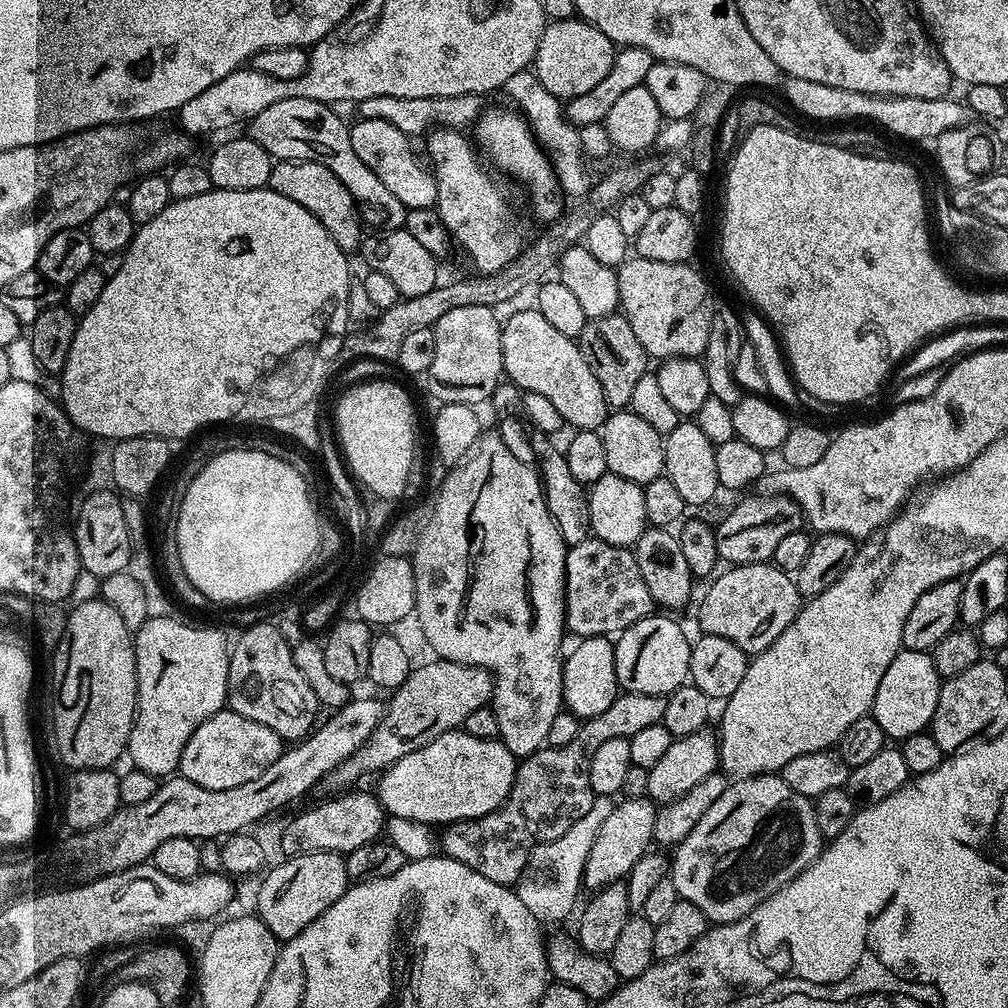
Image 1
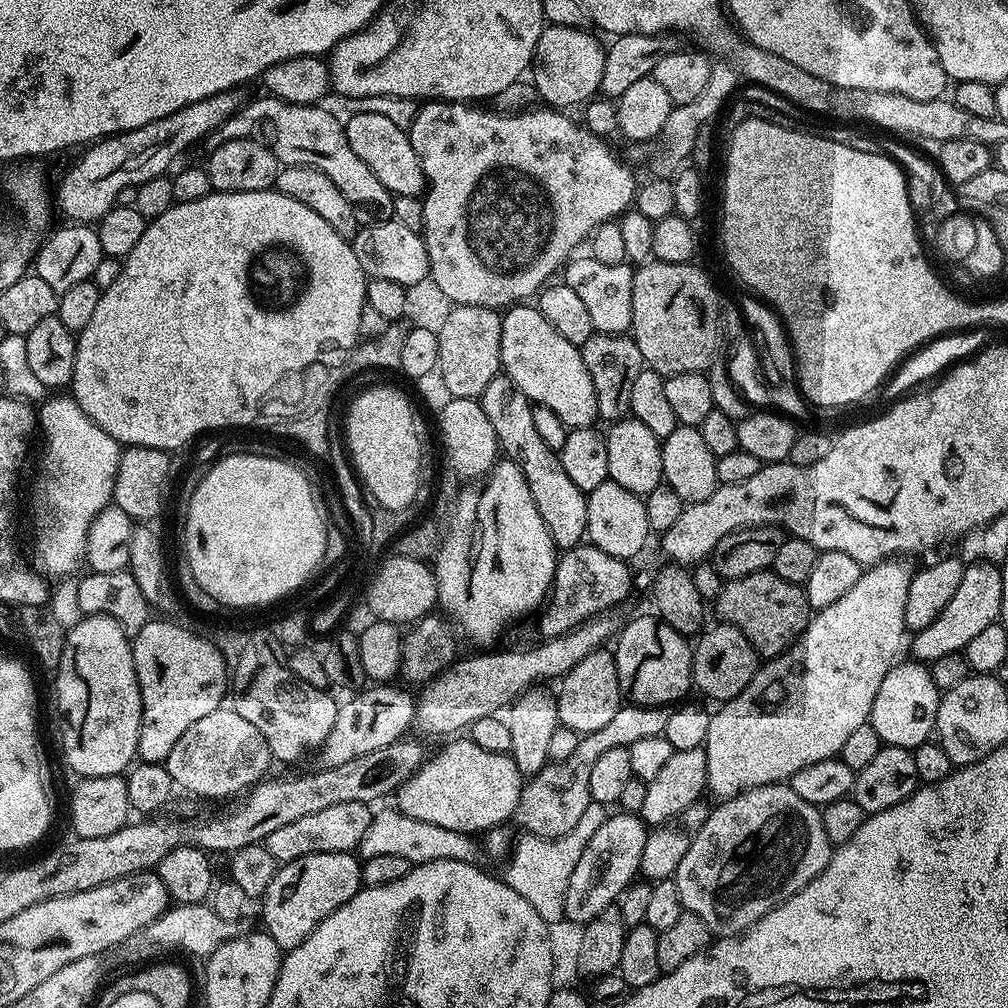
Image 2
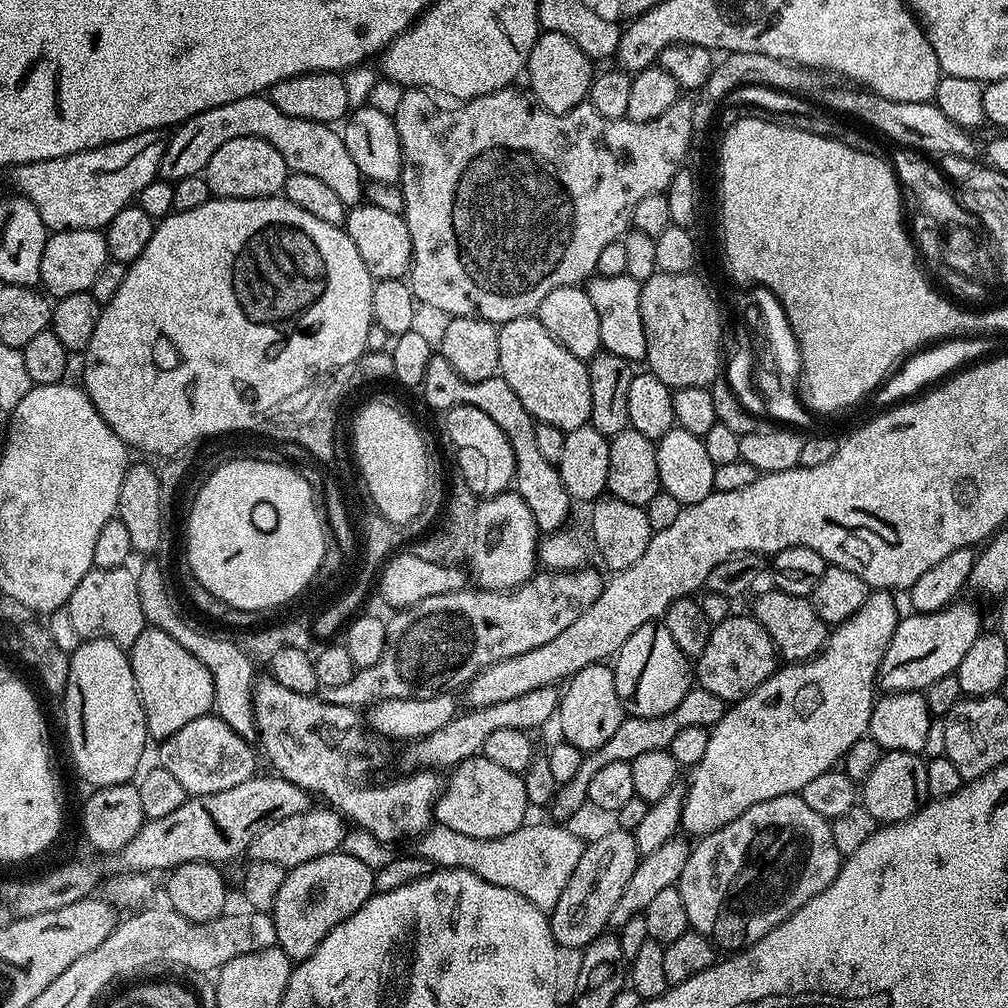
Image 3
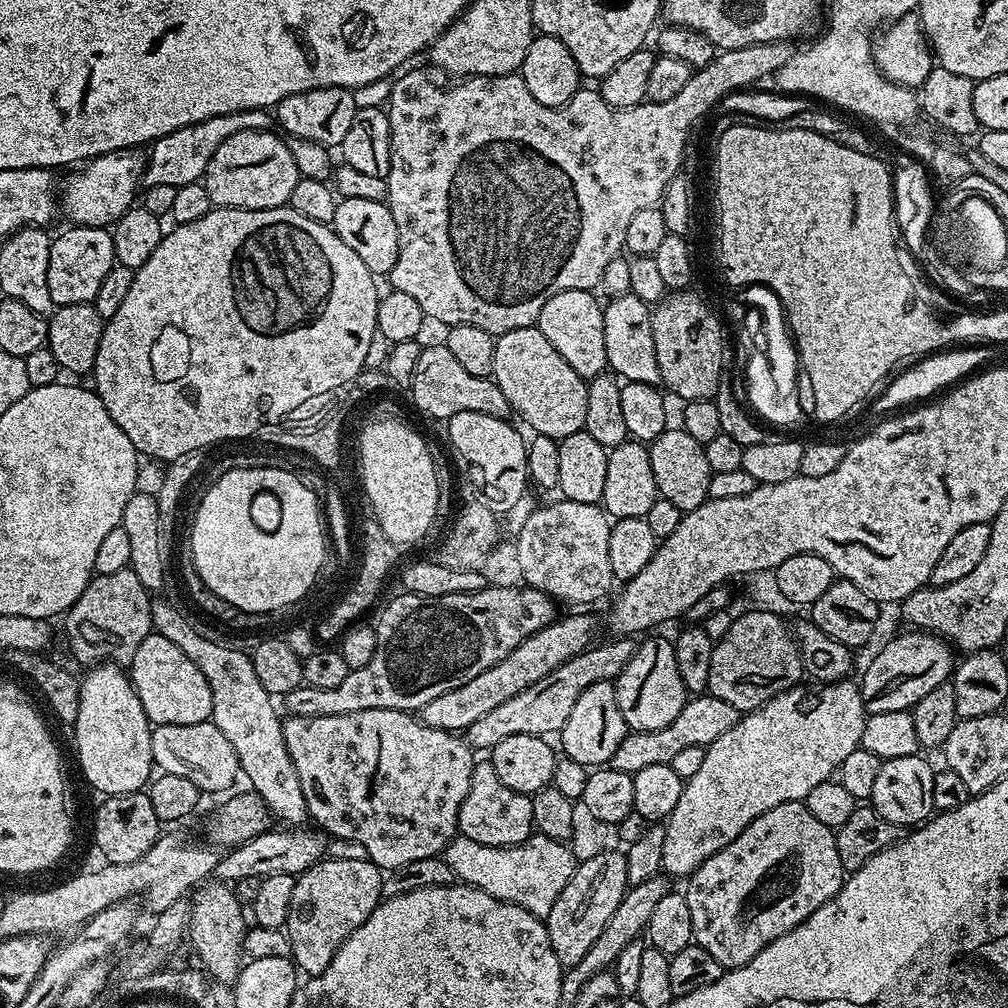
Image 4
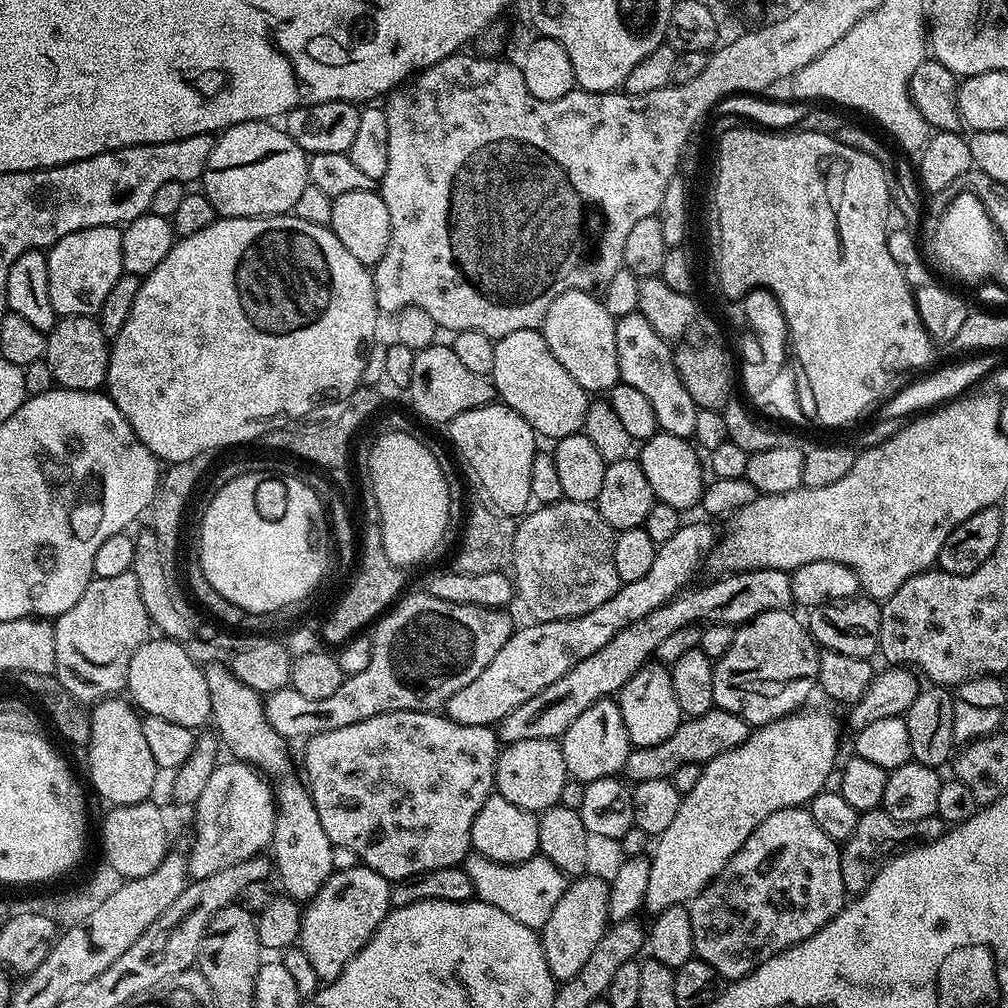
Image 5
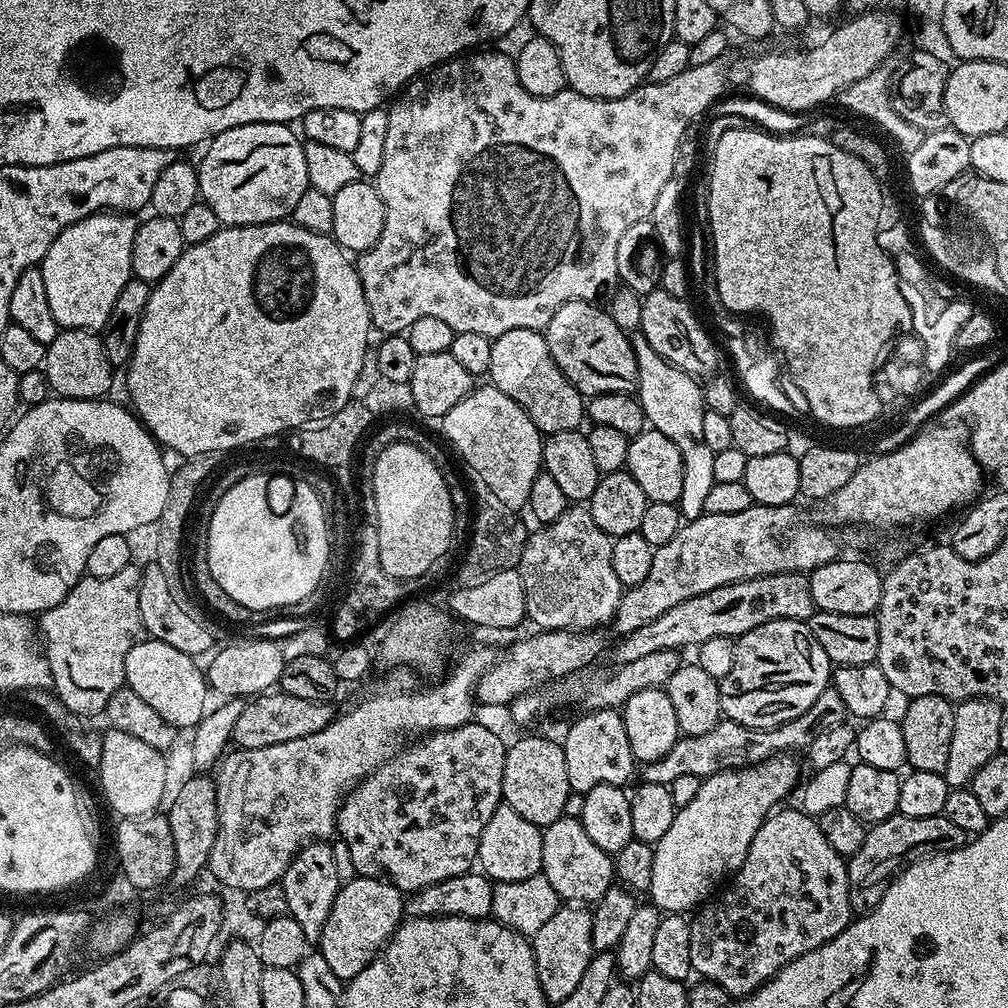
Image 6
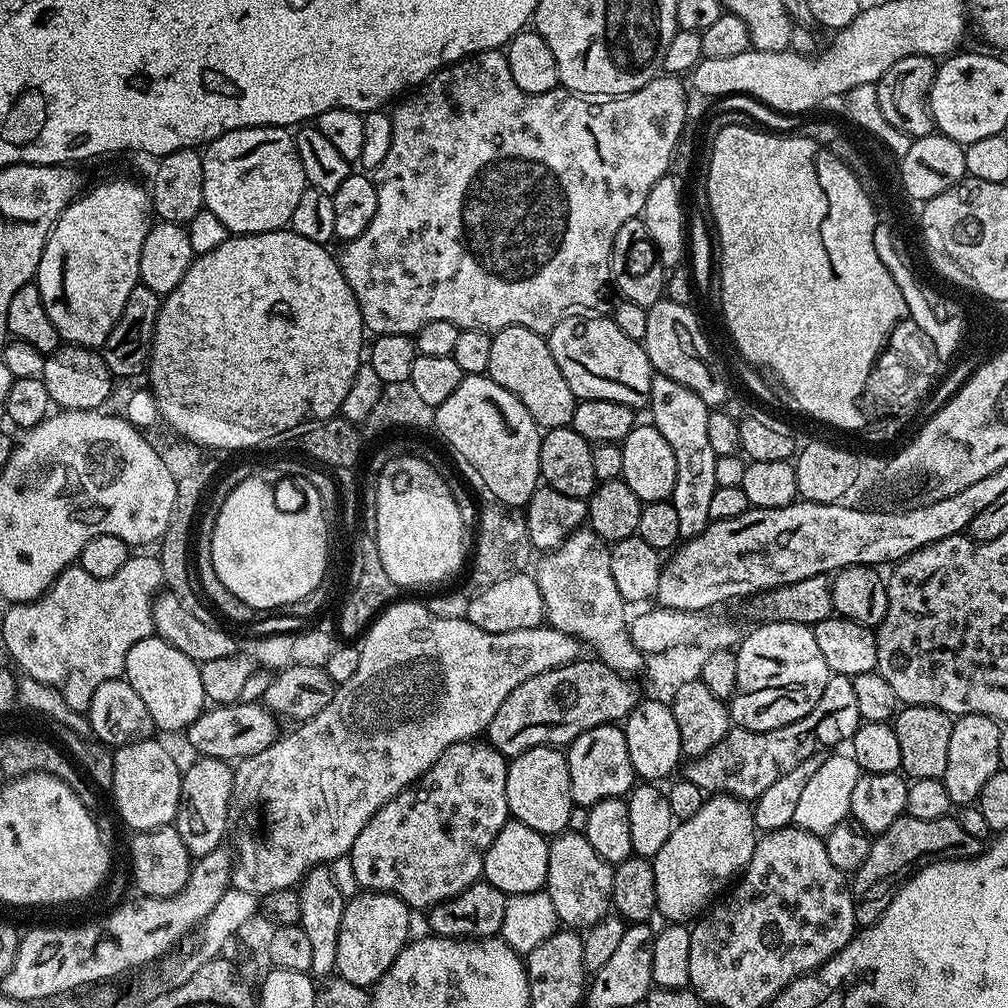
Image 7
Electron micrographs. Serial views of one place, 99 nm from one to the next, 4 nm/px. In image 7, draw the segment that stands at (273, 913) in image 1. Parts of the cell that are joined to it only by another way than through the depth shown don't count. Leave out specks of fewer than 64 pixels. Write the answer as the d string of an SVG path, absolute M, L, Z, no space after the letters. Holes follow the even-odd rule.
M360 890L344 905L342 926L338 930L338 958L336 959L336 972L339 979L354 982L354 986L371 989L392 968L394 958L408 943L410 933L408 927L412 924L413 913L408 905L402 902L392 892L369 892Z

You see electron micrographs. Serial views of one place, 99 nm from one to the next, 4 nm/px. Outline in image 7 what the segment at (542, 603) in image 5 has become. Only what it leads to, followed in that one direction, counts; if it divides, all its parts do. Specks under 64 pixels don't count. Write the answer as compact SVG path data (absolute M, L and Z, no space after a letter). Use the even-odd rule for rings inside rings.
M579 528L564 540L562 546L543 553L537 559L532 575L542 593L547 627L562 630L562 634L570 634L587 647L589 644L600 662L618 674L632 678L635 672L645 671L645 653L638 651L632 641L630 608L615 585L610 552L609 543L595 531Z

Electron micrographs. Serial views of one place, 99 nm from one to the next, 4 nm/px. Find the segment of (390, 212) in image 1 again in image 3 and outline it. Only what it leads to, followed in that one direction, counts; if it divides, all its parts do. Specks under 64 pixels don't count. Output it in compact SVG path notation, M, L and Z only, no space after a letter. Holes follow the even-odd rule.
M264 94L238 98L235 102L226 102L226 106L214 106L179 125L168 136L159 179L175 182L201 175L210 158L214 158L214 150L221 148L222 142L230 142L233 138L258 138L270 142L274 150L282 154L289 172L310 174L326 182L326 186L342 198L345 206L355 206L364 200L366 181L354 158L350 158L343 135L333 125L282 114L282 110L278 110L272 99Z

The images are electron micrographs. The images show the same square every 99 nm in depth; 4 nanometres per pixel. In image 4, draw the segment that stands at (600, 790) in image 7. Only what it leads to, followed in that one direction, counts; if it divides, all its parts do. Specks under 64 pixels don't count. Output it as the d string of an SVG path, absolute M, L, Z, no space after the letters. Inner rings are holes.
M611 680L594 682L594 686L586 686L582 690L578 702L570 710L570 718L566 718L566 726L558 733L559 747L563 755L574 762L582 762L589 766L604 766L611 761L614 750L622 746L622 738L630 729L626 718L622 718L622 710L618 710L616 686Z

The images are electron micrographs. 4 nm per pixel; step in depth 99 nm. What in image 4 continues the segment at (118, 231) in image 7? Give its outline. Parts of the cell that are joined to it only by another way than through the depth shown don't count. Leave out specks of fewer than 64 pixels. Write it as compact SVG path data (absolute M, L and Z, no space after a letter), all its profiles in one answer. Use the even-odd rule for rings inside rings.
M68 226L59 237L53 239L50 246L50 267L46 270L46 283L50 286L50 298L53 305L90 304L95 301L98 289L106 274L110 274L116 263L114 242L108 228L82 228Z

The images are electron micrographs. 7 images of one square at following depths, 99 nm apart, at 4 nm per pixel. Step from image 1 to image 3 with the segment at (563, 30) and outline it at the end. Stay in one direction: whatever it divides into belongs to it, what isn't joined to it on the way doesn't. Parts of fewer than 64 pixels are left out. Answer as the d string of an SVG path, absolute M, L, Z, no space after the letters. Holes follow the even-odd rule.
M541 31L540 37L534 42L534 50L530 50L530 58L526 69L526 80L528 76L529 84L527 87L530 89L536 103L551 112L574 110L578 105L588 100L588 91L592 85L593 75L594 61L578 46L574 46L574 42L570 42L570 38L566 38L566 34Z

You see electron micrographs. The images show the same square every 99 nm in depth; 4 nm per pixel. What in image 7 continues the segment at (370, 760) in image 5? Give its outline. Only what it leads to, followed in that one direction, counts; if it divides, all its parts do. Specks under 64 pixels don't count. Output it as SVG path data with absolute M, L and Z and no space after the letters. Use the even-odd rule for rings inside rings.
M483 739L451 744L426 770L419 781L386 801L366 822L362 834L354 838L350 853L359 887L369 892L392 892L409 909L427 910L458 895L484 874L486 850L498 838L498 830L510 819L506 802L508 760Z

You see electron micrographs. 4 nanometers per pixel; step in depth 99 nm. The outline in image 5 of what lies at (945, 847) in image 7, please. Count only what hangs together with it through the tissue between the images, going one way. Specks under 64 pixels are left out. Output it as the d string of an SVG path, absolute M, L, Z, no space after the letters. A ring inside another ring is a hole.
M883 807L876 808L872 812L860 813L858 826L854 826L854 834L850 834L850 838L843 841L840 848L842 886L845 893L865 892L888 861L912 848L919 848L922 844L929 844L942 838L945 831L946 825L937 815L918 818L914 822L902 822L890 818L890 814L886 814Z

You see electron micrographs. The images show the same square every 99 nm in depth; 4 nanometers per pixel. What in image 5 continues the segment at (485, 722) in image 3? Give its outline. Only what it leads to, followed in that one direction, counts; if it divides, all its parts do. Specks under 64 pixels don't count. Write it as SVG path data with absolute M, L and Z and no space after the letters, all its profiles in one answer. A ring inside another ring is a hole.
M759 568L749 572L724 574L716 579L720 580L704 584L701 588L689 587L669 604L663 604L658 610L650 610L646 618L630 622L630 626L614 634L614 638L610 638L602 650L590 654L590 658L582 658L582 662L578 662L574 670L562 674L558 682L546 686L546 690L541 690L534 694L534 698L522 702L522 706L510 710L510 714L506 714L506 718L502 718L498 725L499 739L504 744L513 744L526 742L526 738L555 740L563 737L564 731L572 725L574 718L578 718L578 714L582 714L582 710L594 706L594 702L607 700L621 692L639 668L655 657L658 646L670 634L674 634L674 630L691 624L739 626L767 612L782 612L793 607L790 575L782 570Z

